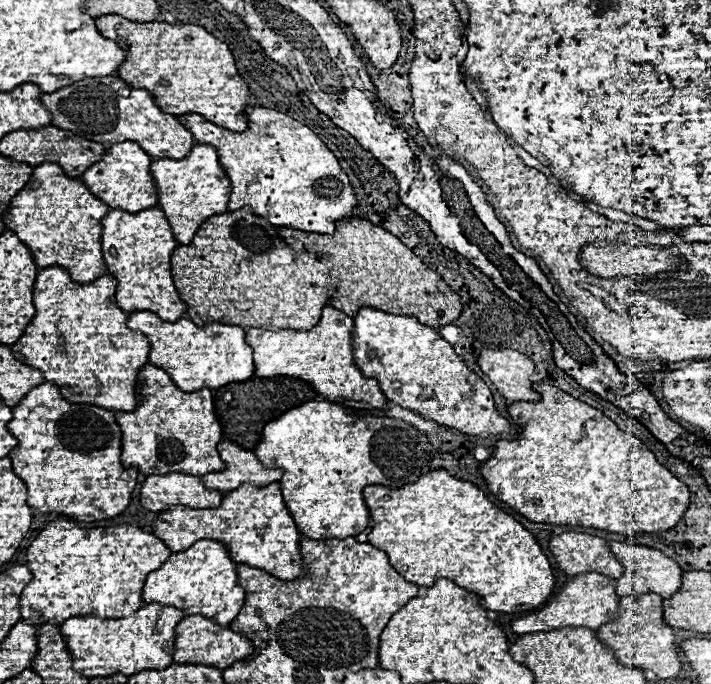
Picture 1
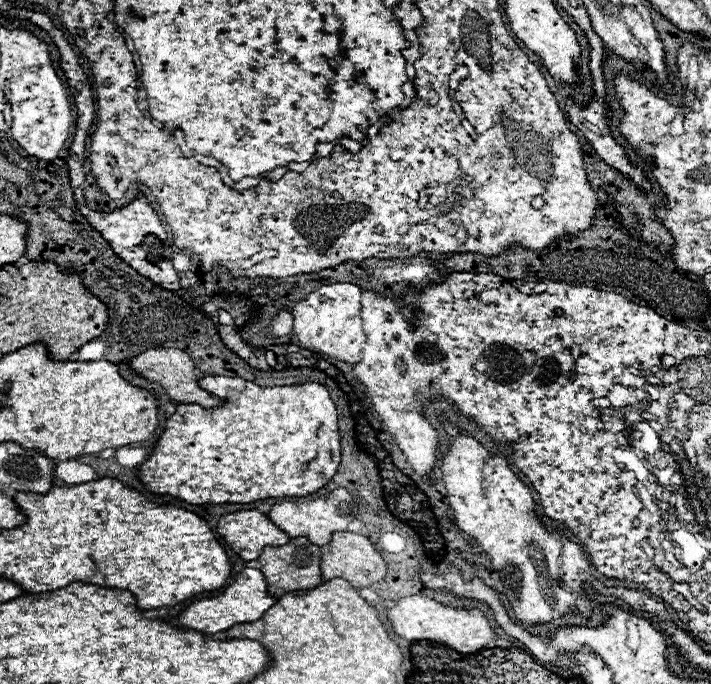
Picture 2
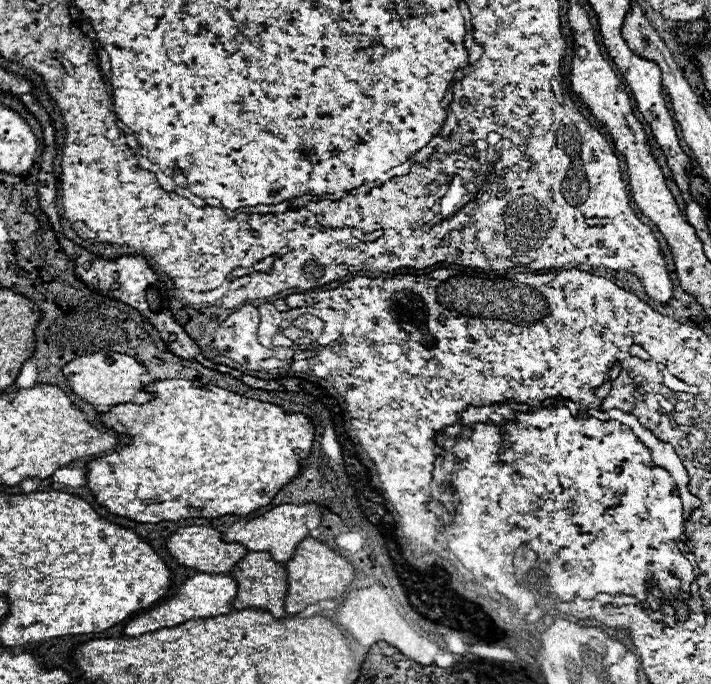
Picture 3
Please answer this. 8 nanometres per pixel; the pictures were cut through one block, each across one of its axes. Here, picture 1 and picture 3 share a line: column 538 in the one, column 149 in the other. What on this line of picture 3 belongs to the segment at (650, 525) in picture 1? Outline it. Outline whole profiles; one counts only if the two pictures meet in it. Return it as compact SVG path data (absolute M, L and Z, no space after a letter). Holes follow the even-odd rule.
M158 380L158 382L150 382L144 386L146 392L150 392L154 398L146 404L122 404L122 406L112 406L108 412L104 412L98 420L128 438L126 446L122 446L122 450L116 450L104 458L96 458L92 462L86 464L86 488L94 494L96 502L100 506L104 506L106 510L110 510L114 516L120 518L128 518L134 522L150 522L150 524L158 524L158 522L178 522L178 520L186 520L186 518L216 518L216 516L226 516L226 514L234 514L234 516L246 516L266 504L270 504L270 500L278 494L278 490L288 484L294 476L298 476L300 466L298 460L308 458L310 448L312 448L312 440L314 440L314 428L310 424L310 420L304 414L292 414L286 416L284 410L276 404L266 404L266 402L258 402L258 400L250 400L244 398L236 392L218 388L218 386L196 386L196 382L192 380Z

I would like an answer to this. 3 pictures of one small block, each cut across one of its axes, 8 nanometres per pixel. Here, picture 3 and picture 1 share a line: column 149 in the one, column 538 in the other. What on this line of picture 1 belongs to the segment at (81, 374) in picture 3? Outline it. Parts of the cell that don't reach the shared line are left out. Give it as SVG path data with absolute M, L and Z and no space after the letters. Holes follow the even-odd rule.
M482 350L478 356L478 366L508 402L540 400L540 394L532 390L530 380L530 376L536 374L536 366L528 356L520 354L518 350Z

